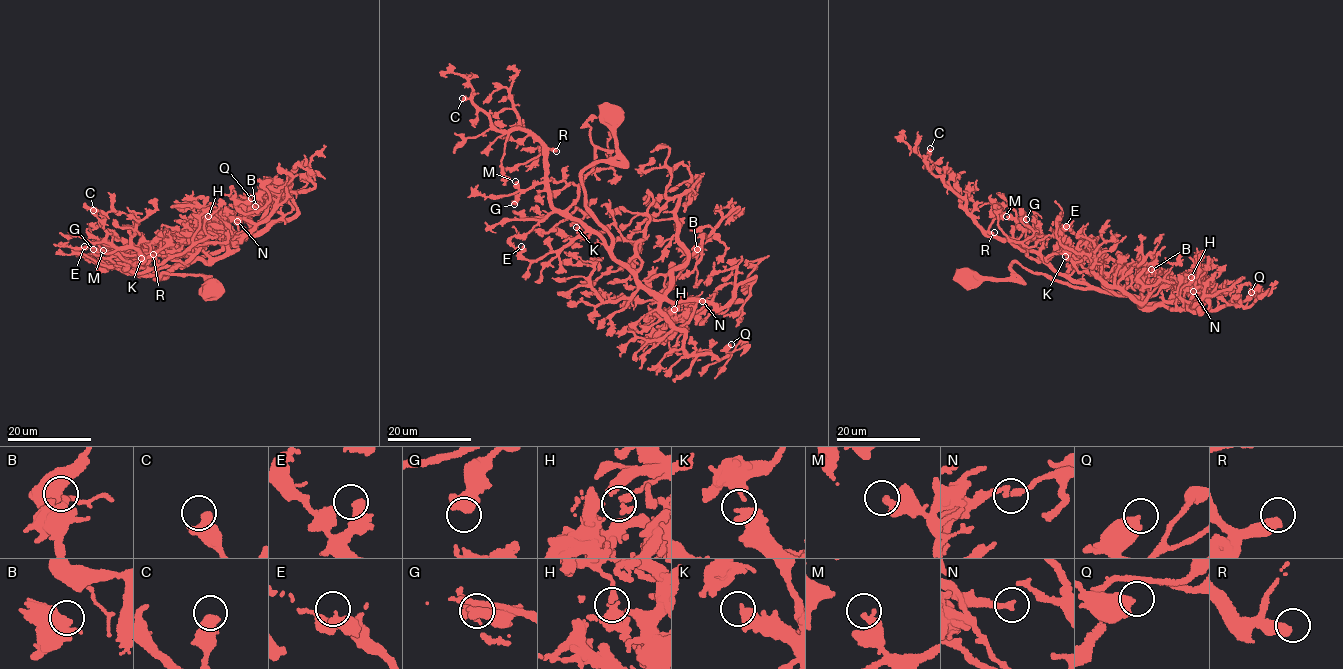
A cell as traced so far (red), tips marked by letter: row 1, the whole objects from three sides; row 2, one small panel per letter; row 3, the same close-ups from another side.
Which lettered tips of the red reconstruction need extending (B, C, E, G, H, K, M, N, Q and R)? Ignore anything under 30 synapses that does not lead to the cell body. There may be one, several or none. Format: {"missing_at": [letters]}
{"missing_at": ["R"]}

